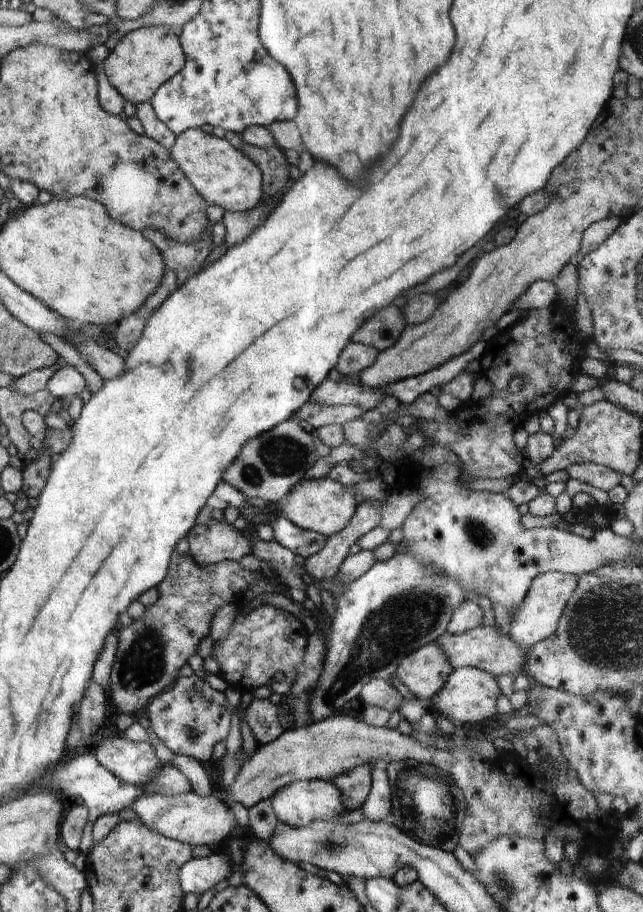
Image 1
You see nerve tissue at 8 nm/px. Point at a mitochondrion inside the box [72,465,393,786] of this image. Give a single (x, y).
(144, 661)

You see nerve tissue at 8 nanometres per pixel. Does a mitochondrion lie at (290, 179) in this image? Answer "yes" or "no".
no

